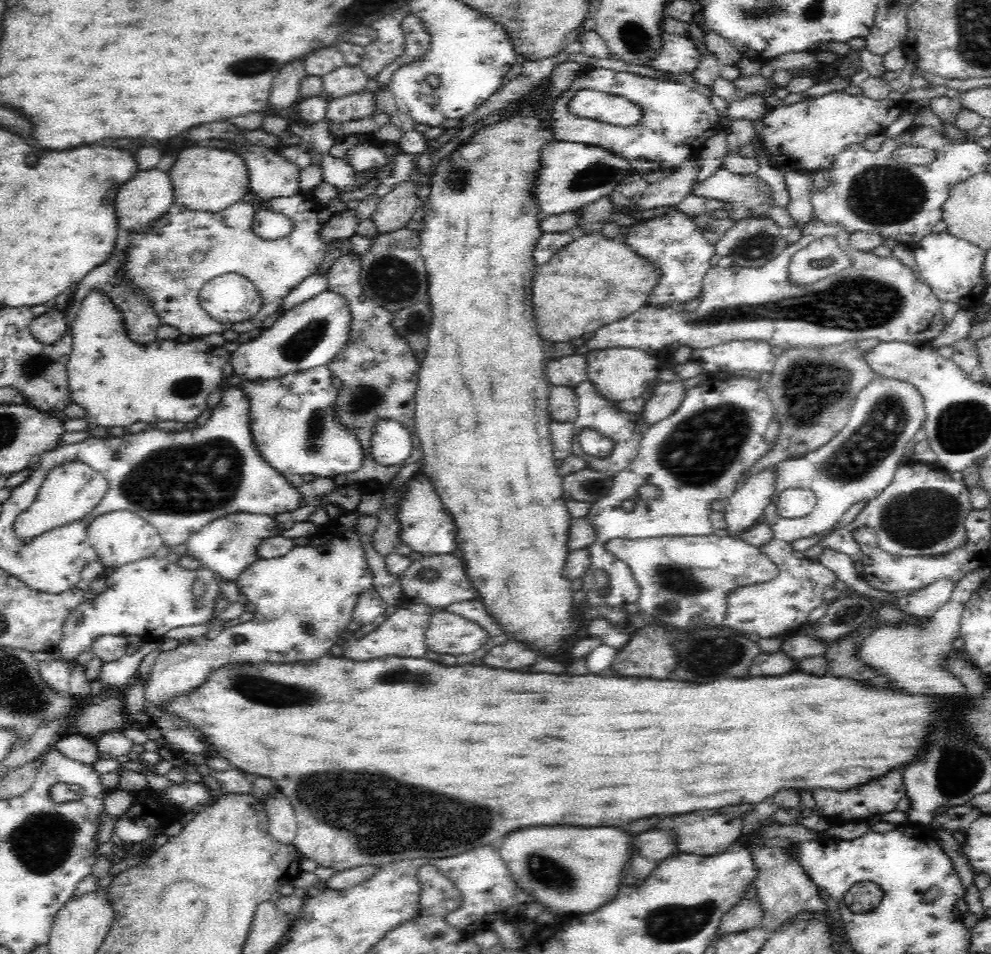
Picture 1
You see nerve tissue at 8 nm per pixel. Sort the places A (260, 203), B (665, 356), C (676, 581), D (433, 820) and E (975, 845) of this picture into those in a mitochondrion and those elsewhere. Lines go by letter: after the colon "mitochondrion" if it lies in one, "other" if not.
A: other
B: other
C: mitochondrion
D: mitochondrion
E: other

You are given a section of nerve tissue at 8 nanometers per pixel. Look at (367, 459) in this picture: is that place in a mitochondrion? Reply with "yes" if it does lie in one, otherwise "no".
no

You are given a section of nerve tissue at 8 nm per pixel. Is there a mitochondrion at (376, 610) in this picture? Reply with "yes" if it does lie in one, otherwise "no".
no

